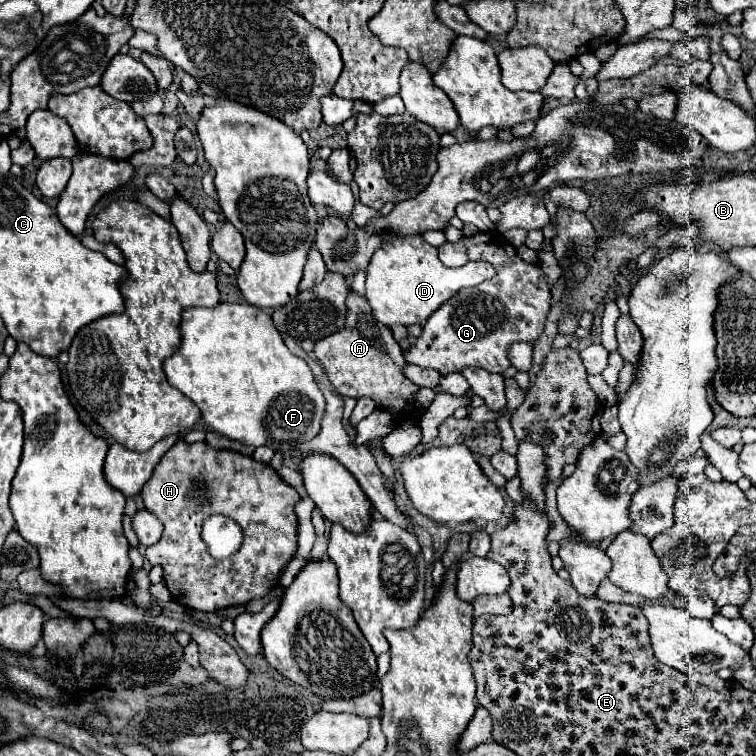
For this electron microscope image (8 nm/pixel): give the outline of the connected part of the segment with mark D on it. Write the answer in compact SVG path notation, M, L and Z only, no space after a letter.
M420 234L396 236L394 240L378 248L366 268L366 300L378 322L384 326L424 326L432 312L436 312L446 300L450 300L460 288L478 286L494 276L494 268L488 262L468 262L460 268L448 268L440 262L438 250L424 242Z

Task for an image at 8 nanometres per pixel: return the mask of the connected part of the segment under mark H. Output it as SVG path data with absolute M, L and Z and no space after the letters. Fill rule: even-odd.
M178 440L156 464L152 478L142 488L142 498L146 510L154 512L164 524L162 538L154 546L146 548L146 560L164 568L164 582L170 586L174 602L182 606L200 612L214 612L264 598L278 586L282 570L298 550L298 518L294 514L294 506L300 502L300 494L288 486L270 464L256 462L254 458L242 456L234 450L214 450L206 442L186 444L184 440ZM212 514L230 516L244 532L240 552L226 560L214 560L206 552L206 546L200 546L200 526Z

